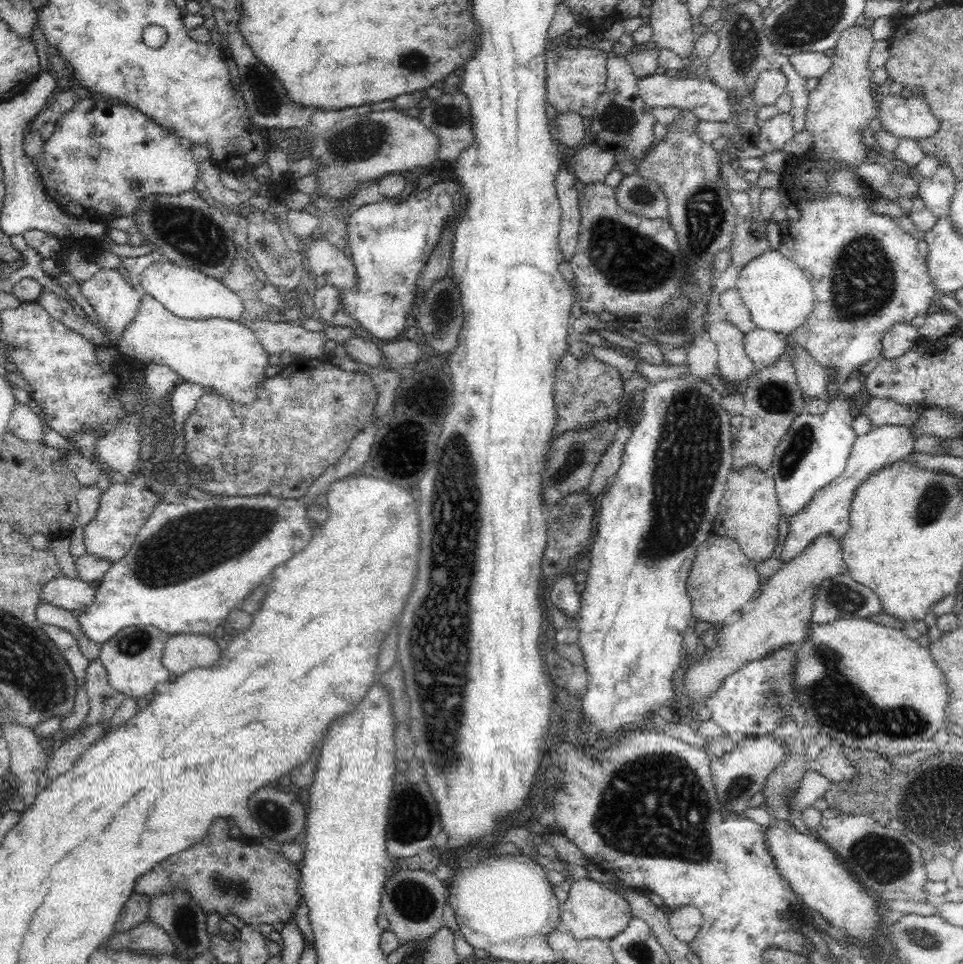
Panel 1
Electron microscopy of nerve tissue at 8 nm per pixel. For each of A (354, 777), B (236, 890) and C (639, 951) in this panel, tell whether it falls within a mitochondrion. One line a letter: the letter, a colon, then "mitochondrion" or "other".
A: other
B: mitochondrion
C: mitochondrion

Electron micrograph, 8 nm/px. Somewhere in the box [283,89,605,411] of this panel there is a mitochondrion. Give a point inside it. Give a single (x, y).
(358, 141)

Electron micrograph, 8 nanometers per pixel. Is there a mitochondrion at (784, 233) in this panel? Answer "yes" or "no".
no

